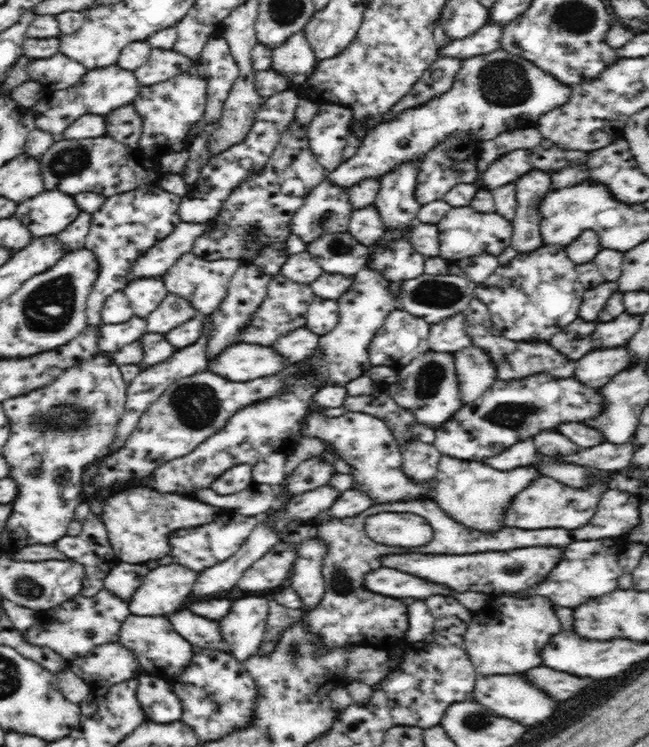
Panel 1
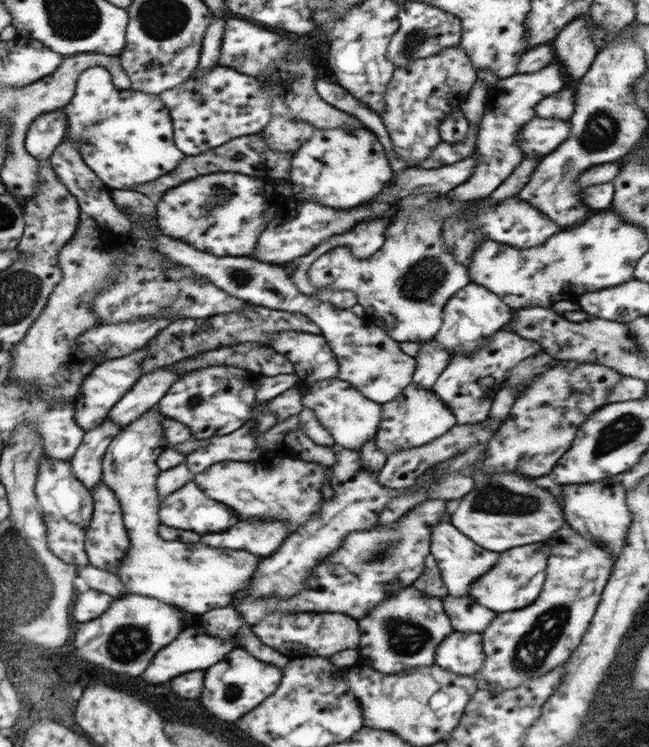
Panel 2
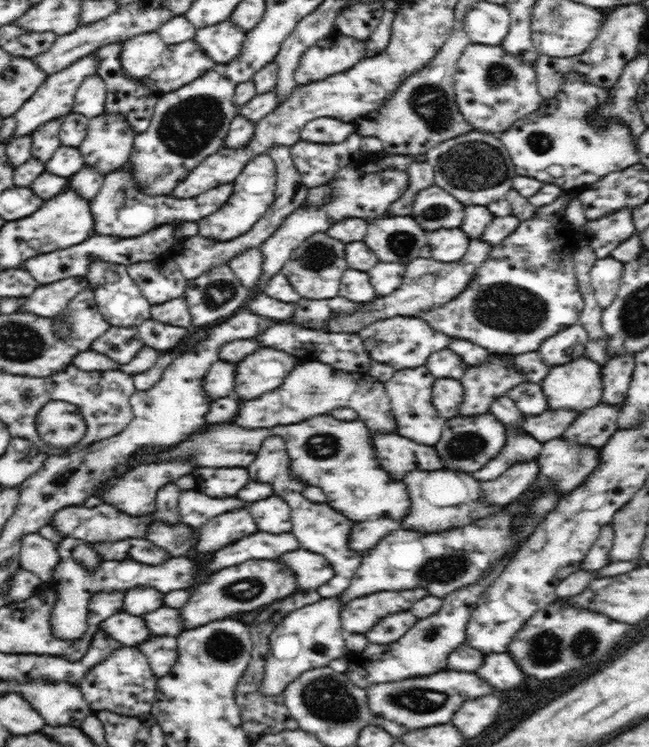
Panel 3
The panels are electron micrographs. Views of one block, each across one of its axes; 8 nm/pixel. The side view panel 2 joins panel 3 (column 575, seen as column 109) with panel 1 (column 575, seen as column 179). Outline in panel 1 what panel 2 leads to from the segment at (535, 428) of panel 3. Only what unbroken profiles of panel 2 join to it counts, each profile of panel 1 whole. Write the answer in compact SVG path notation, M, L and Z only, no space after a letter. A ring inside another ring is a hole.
M624 346L594 350L576 362L574 378L588 388L602 388L629 364L629 352Z

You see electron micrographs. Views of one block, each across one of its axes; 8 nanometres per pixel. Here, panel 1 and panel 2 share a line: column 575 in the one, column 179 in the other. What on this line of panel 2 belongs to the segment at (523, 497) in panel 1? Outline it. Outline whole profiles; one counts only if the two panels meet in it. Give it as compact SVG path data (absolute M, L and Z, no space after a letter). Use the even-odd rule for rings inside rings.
M194 482L160 501L160 518L162 525L198 534L222 532L238 522L226 504L208 500Z

